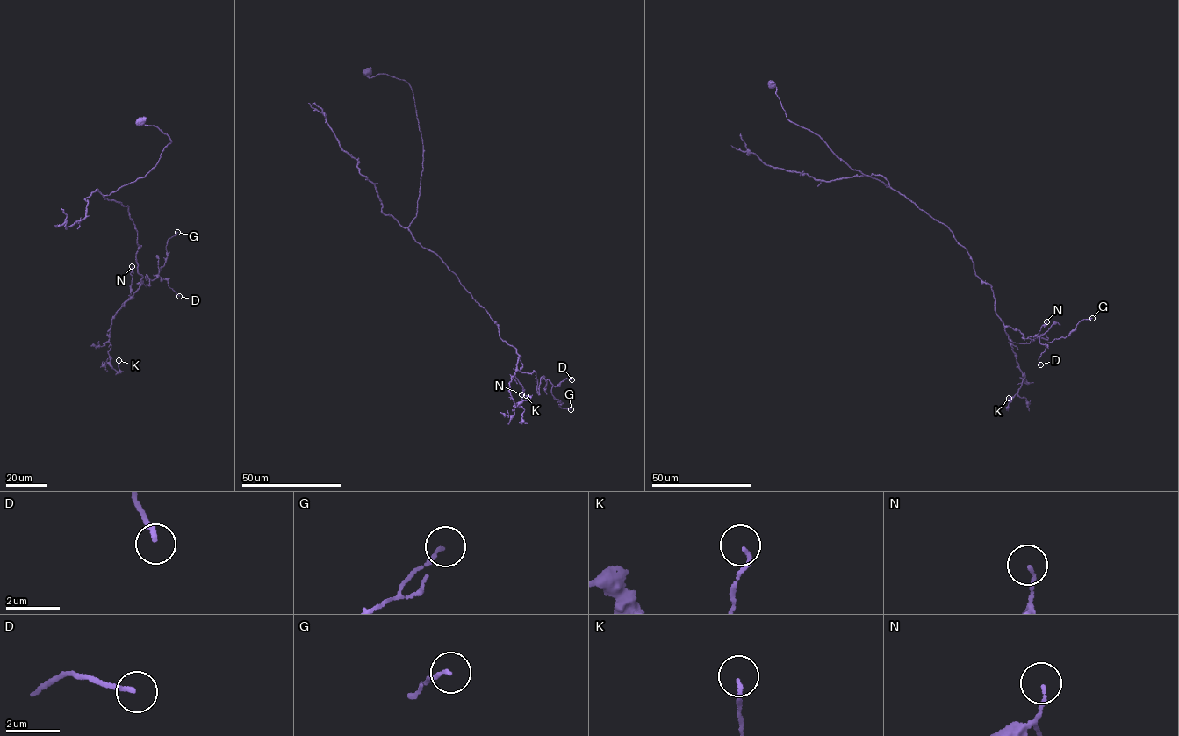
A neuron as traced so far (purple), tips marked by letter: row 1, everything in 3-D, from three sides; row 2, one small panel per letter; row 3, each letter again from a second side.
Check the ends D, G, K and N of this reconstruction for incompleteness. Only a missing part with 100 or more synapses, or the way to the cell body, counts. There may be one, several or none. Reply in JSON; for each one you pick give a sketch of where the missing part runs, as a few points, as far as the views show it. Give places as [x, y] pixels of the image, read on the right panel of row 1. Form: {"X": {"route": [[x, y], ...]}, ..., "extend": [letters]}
{"extend": []}

